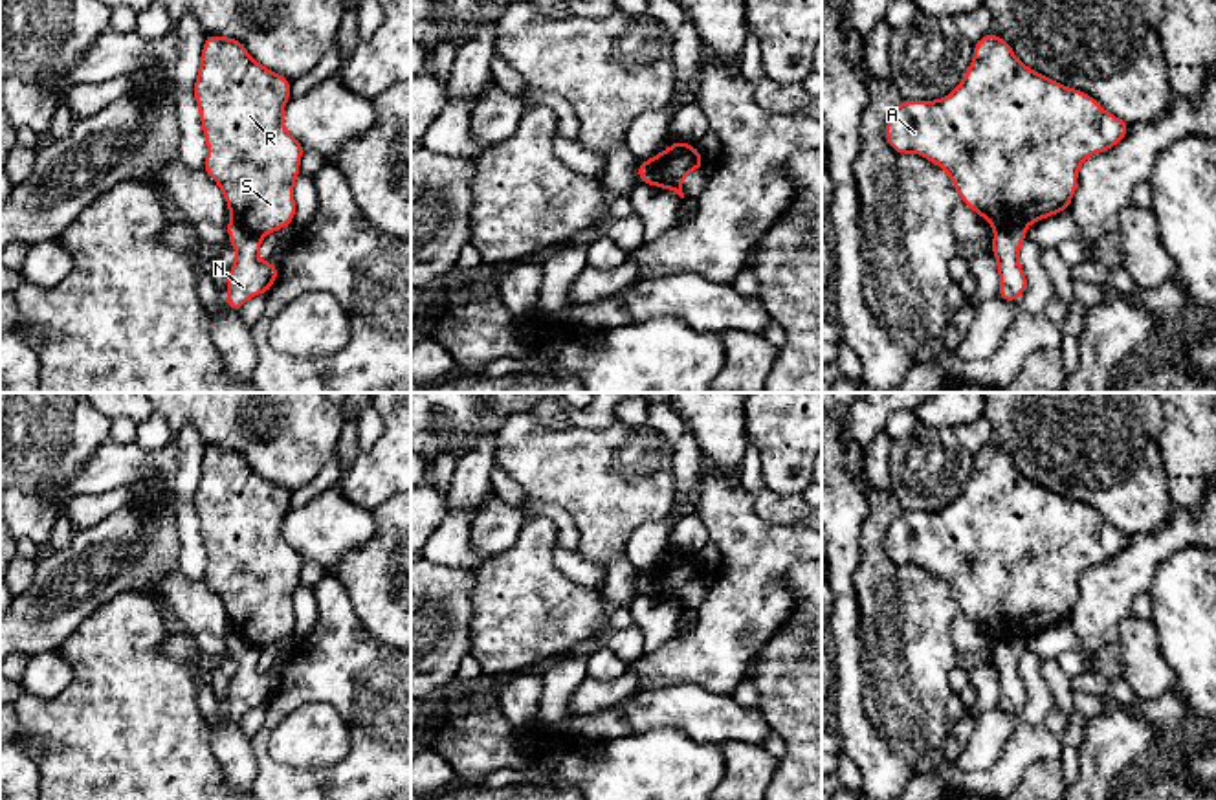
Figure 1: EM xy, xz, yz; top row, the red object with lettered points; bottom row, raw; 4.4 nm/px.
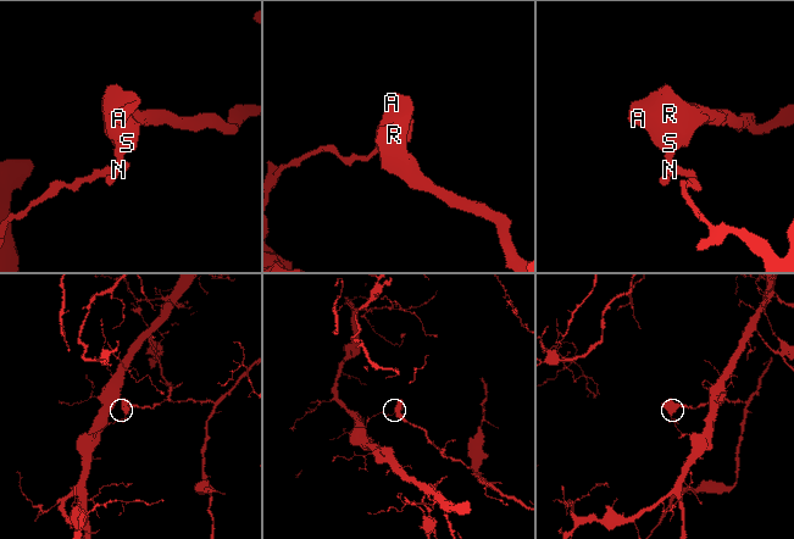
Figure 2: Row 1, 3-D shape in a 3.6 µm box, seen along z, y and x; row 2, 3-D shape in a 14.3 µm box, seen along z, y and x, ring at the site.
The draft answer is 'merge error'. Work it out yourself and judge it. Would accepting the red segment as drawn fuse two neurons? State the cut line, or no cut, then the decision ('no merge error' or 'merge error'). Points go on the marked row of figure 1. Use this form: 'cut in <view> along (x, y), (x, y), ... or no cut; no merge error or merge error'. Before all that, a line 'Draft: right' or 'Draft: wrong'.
Draft: right
cut in xy along (232, 219), (261, 235); merge error

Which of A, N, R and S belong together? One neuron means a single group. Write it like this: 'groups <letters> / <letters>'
groups A R S / N

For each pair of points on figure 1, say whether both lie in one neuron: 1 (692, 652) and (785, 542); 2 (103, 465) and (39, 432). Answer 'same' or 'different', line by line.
1: same
2: different

